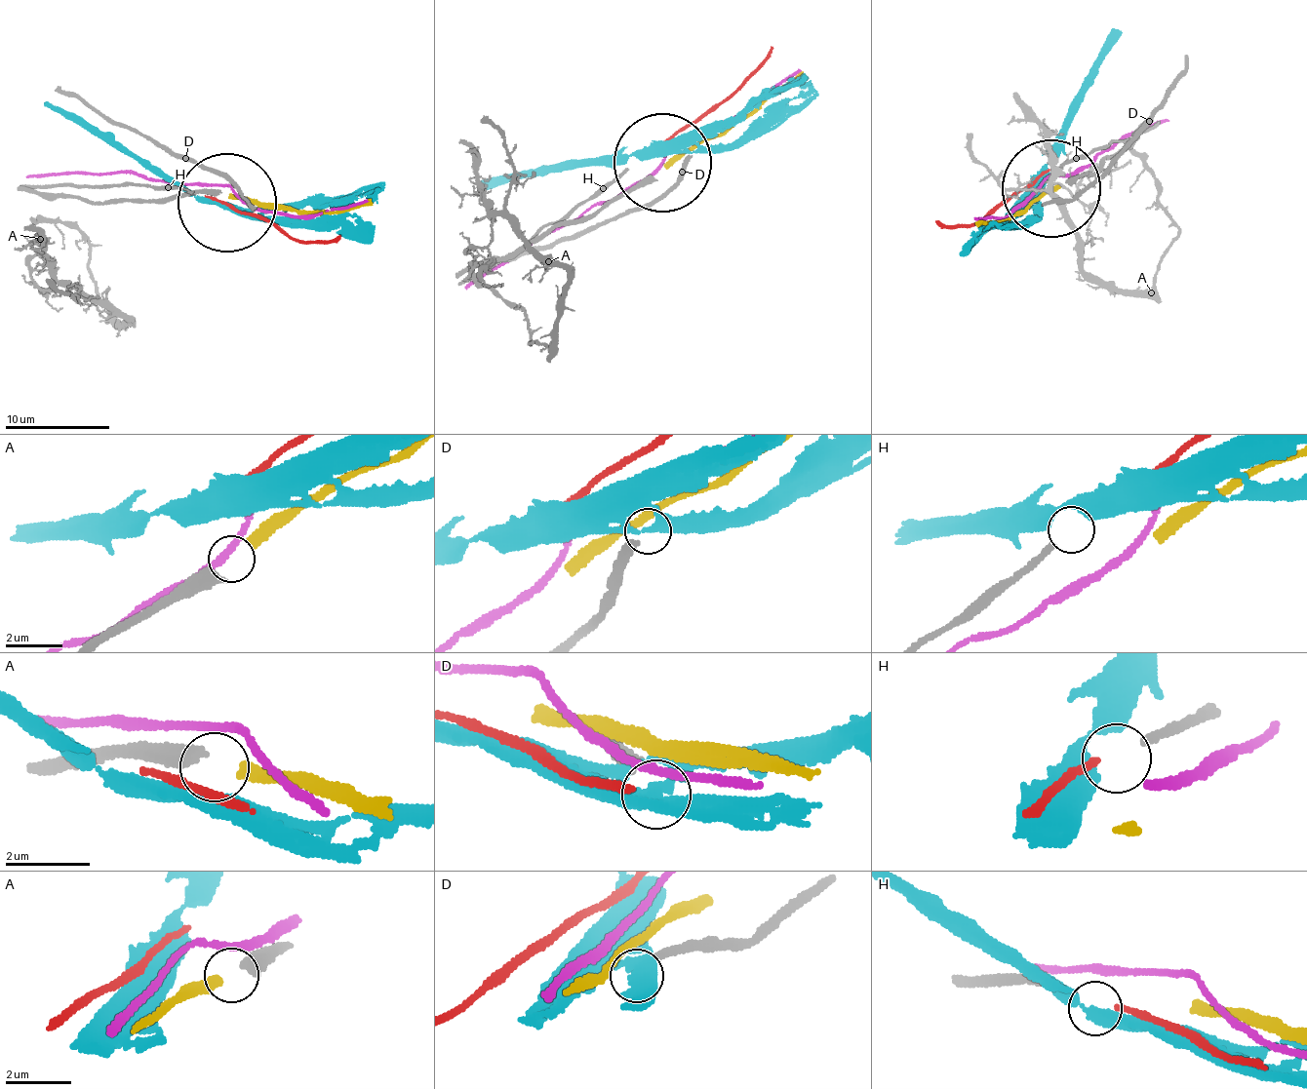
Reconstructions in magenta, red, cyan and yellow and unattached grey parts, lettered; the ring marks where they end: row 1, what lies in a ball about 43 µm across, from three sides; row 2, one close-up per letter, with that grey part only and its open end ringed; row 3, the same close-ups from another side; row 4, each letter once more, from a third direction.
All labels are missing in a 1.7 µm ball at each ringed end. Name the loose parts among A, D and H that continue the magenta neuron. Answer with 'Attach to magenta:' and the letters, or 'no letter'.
Attach to magenta: no letter

